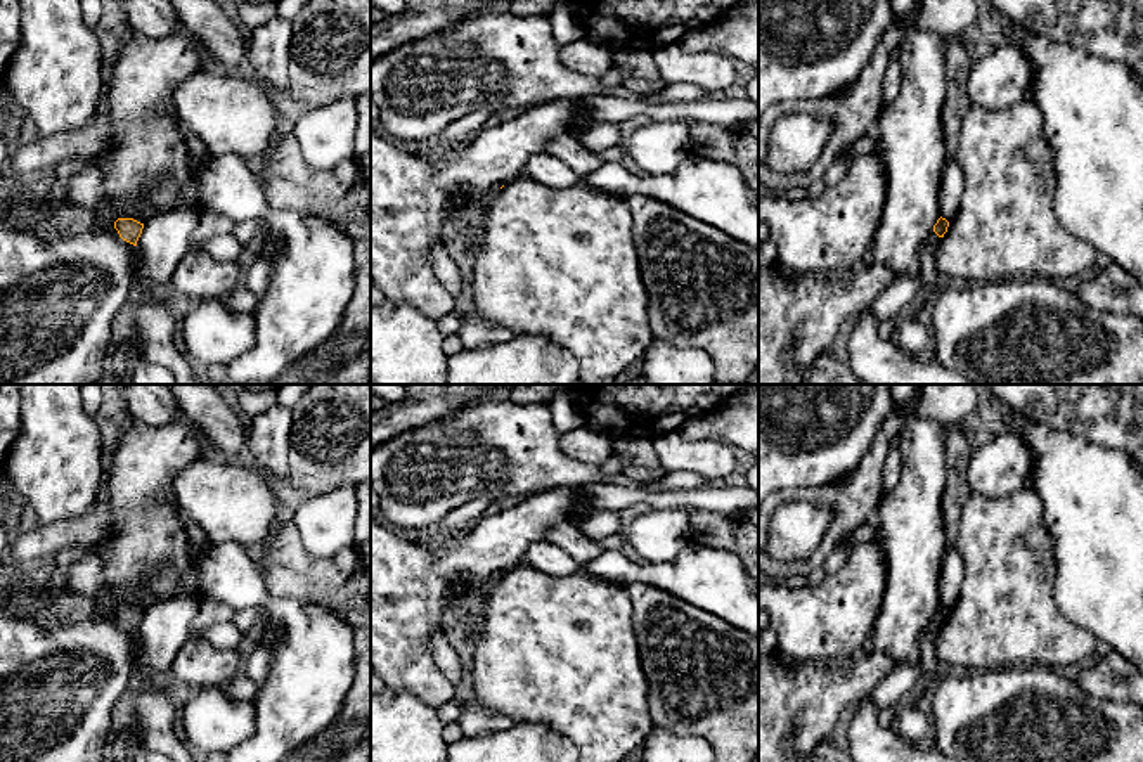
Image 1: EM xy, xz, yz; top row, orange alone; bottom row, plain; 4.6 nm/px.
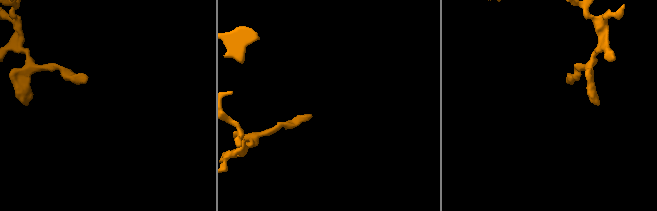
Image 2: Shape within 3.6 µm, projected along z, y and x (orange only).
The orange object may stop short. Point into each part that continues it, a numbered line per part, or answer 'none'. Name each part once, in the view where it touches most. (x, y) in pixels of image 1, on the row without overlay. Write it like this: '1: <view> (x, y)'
none

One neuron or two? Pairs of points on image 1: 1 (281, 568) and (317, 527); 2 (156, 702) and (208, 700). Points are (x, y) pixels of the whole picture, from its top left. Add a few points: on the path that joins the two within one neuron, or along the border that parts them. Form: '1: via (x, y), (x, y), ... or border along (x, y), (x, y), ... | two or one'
1: border along (291, 520), (314, 555), (331, 558), (343, 549) | two
2: border along (177, 712), (179, 719) | two

